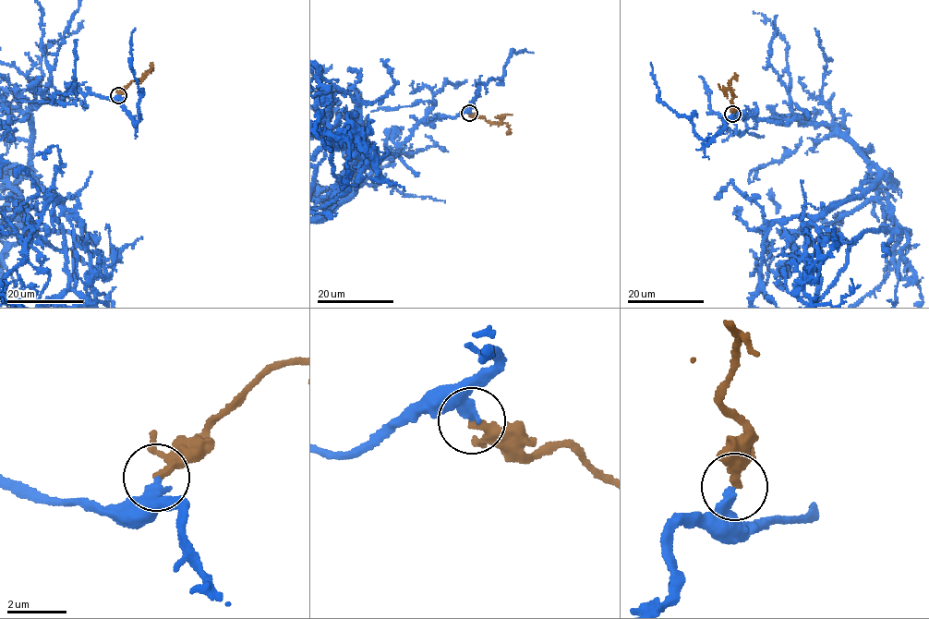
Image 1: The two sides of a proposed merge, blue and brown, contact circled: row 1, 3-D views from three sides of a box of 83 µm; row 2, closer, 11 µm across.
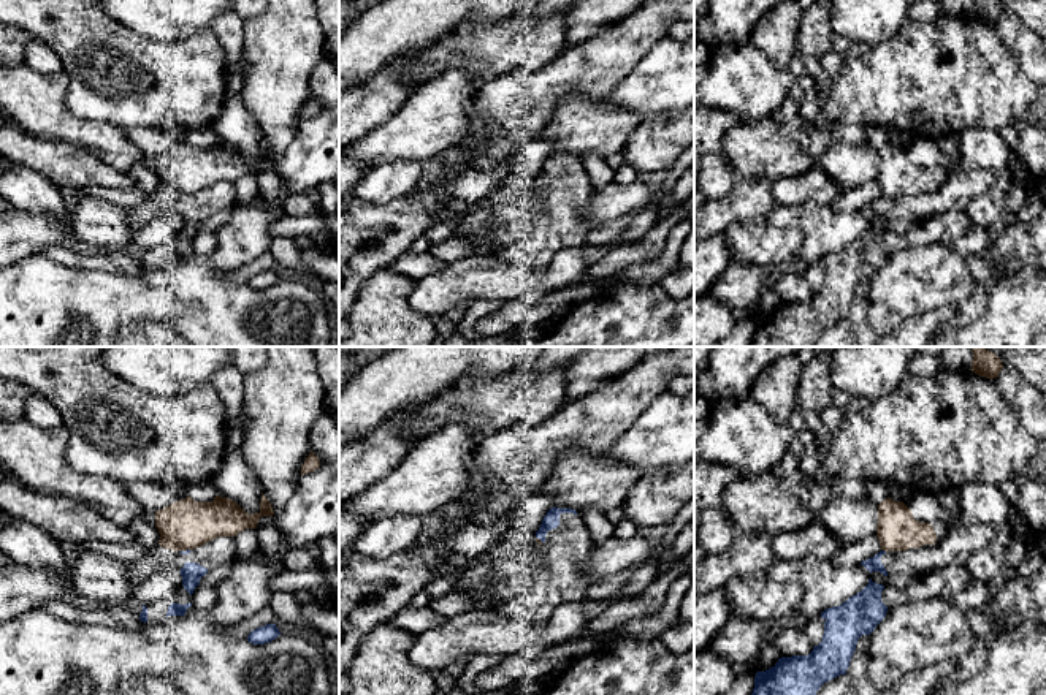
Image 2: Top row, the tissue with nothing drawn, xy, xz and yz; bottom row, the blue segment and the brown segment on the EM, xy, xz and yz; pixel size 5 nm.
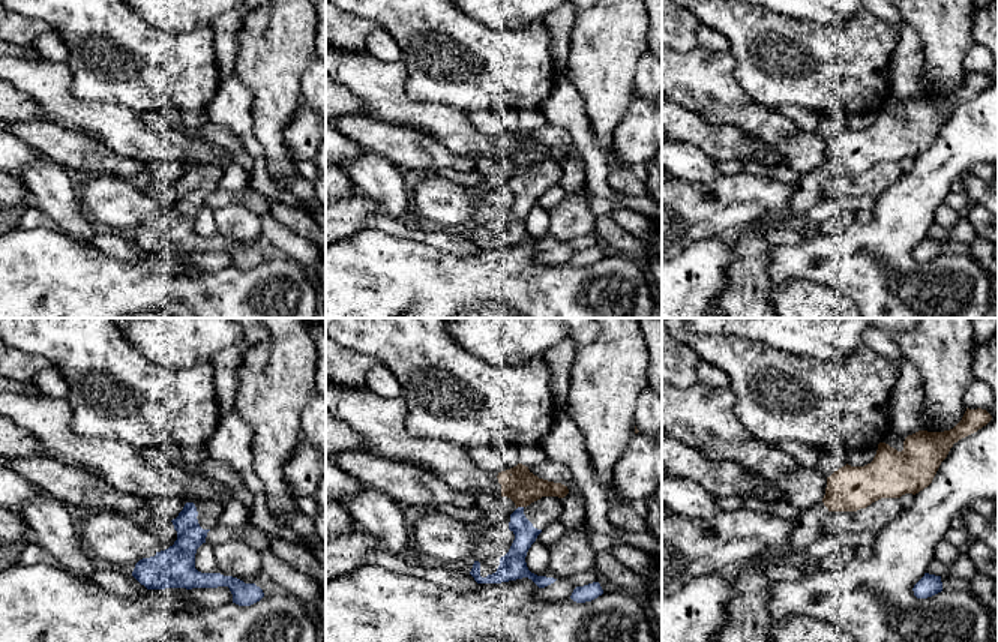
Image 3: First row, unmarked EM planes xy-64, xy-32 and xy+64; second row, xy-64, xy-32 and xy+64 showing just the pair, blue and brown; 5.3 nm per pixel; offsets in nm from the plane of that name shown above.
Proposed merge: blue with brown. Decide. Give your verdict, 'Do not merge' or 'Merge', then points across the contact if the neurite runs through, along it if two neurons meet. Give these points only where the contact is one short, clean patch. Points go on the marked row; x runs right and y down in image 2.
Do not merge

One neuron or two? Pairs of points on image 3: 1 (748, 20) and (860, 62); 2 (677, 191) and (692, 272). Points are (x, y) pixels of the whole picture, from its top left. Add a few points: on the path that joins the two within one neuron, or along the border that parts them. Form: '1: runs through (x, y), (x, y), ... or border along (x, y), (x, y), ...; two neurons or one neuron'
1: runs through (776, 30), (794, 35), (818, 54), (832, 54); one neuron
2: border along (718, 236), (698, 239), (677, 255); two neurons

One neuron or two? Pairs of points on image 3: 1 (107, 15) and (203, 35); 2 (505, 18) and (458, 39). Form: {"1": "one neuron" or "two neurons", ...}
{"1": "one neuron", "2": "two neurons"}

